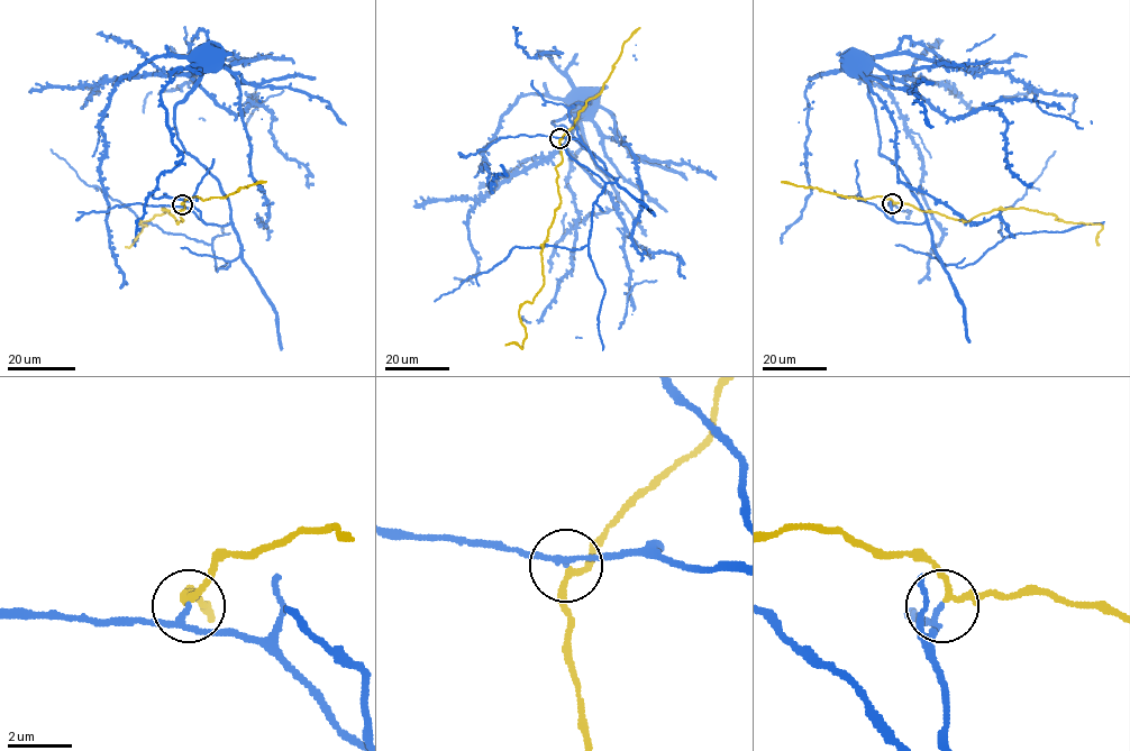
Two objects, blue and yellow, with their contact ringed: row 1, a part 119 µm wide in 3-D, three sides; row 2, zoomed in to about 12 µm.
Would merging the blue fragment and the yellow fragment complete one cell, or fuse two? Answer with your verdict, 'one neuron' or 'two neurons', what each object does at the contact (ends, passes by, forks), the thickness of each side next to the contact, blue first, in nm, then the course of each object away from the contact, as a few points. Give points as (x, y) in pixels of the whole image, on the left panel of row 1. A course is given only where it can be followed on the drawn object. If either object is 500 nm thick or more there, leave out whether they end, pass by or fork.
two neurons | blue passes by | yellow passes by | 140/160 nm | blue via (182, 204), (206, 223), (230, 221), (220, 183), (185, 150), (175, 125), (175, 107), (198, 81), (202, 54) | yellow via (182, 203), (182, 221), (176, 223), (164, 209), (142, 221), (147, 226), (125, 246)

